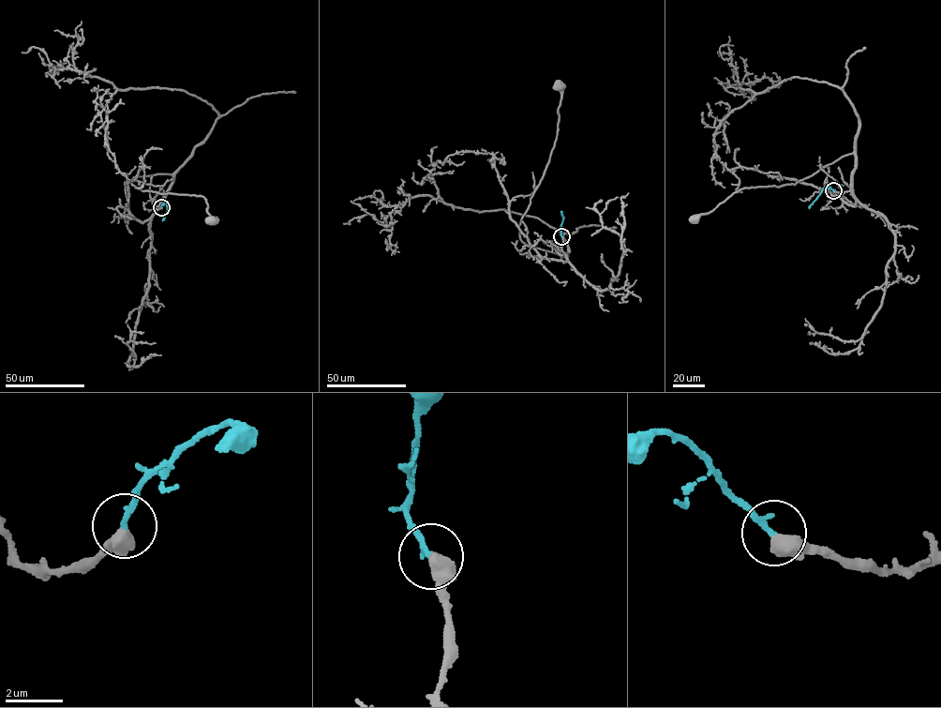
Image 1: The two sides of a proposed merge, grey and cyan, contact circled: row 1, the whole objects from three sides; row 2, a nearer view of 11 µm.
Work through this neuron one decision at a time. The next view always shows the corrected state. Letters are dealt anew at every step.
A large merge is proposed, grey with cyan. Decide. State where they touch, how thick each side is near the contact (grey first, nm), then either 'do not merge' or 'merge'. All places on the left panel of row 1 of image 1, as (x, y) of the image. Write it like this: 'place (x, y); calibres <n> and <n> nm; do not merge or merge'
place (161, 207); calibres 550 and 200 nm; merge

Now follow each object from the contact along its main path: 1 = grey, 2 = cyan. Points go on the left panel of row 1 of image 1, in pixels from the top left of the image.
1: (161, 207), (154, 209), (171, 174), (132, 178), (131, 184), (143, 190), (203, 196), (211, 220)
2: (161, 207), (168, 202), (167, 213), (162, 220)

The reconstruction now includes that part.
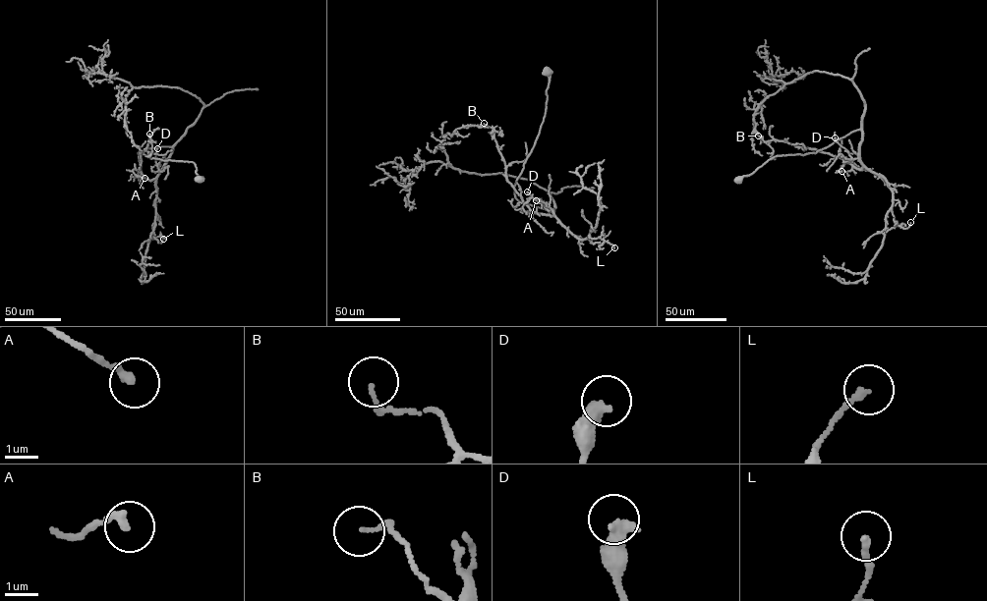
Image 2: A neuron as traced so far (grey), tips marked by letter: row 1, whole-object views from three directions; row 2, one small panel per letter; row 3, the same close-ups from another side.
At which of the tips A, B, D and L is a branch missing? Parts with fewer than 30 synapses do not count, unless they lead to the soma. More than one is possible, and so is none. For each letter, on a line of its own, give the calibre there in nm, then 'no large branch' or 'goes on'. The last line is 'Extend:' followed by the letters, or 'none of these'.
A: calibre 280 nm; no large branch
B: calibre 140 nm; no large branch
D: calibre 460 nm; no large branch
L: calibre 200 nm; no large branch
Extend: none of these

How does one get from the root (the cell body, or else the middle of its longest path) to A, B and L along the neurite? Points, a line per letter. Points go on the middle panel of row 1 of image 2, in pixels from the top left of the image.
A: (547, 71), (544, 121), (514, 187), (518, 200), (553, 209), (552, 215), (522, 209), (532, 197), (536, 200)
B: (547, 71), (544, 121), (514, 193), (520, 202), (553, 209), (552, 215), (524, 202), (484, 123)
L: (547, 71), (545, 115), (516, 181), (515, 197), (553, 209), (578, 238), (600, 238), (614, 247)

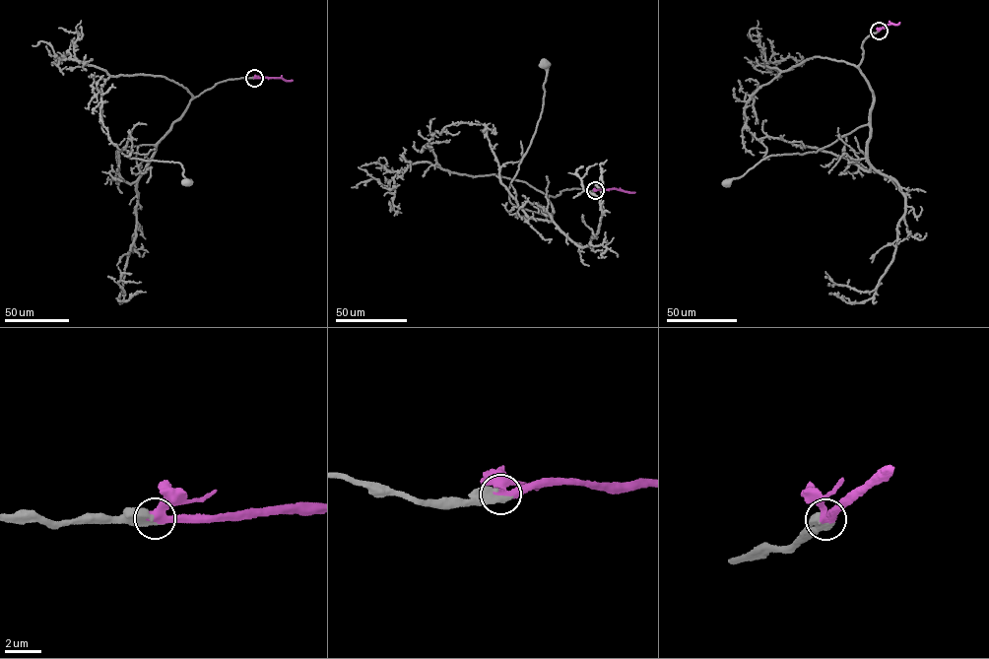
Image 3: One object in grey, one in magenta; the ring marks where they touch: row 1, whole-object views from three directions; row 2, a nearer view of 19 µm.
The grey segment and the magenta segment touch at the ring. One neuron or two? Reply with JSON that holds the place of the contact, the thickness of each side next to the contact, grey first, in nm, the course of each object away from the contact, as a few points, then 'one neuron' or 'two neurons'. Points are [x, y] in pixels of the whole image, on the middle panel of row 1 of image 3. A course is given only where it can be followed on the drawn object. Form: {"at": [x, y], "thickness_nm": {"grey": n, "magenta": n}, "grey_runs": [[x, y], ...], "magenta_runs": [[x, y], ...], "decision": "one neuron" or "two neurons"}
{"at": [595, 190], "thickness_nm": {"grey": 500, "magenta": 400}, "grey_runs": [[594, 190], [566, 189], [549, 195], [551, 216], [510, 202], [510, 182], [542, 112], [544, 63]], "magenta_runs": [[595, 190], [614, 188], [634, 193]], "decision": "one neuron"}

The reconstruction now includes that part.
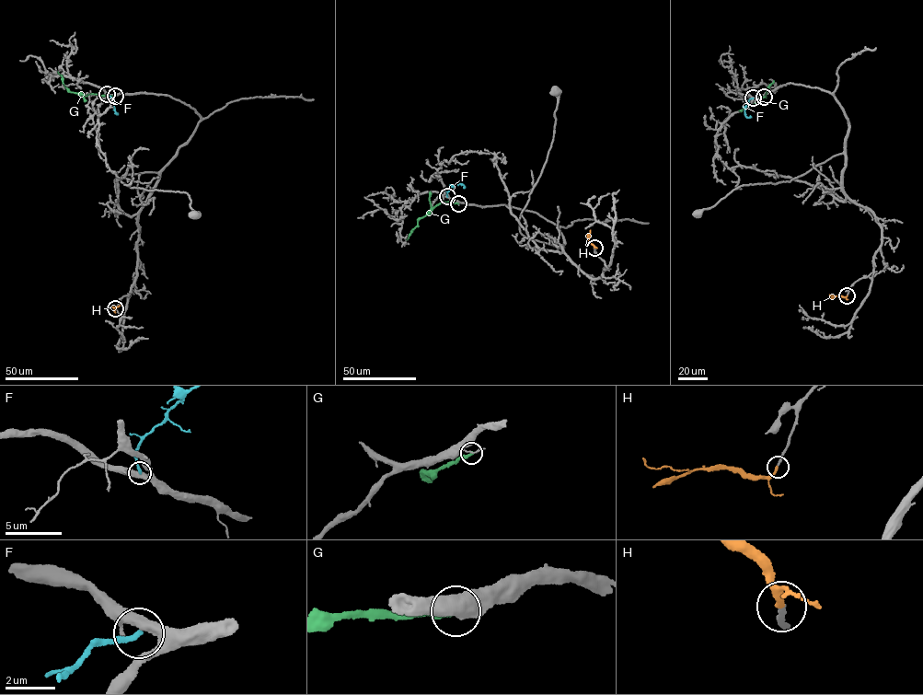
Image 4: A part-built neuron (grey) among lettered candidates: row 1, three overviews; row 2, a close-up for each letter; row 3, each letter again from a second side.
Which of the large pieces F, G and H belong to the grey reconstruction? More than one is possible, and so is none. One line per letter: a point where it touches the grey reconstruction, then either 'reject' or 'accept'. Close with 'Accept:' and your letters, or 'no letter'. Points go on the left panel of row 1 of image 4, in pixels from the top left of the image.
F: meets grey at (107, 94); reject
G: meets grey at (115, 96); reject
H: meets grey at (115, 308); accept
Accept: H

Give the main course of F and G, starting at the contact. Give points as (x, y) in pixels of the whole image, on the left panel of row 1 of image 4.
F: (107, 94), (111, 98), (116, 114)
G: (115, 95), (86, 96), (70, 92), (58, 72)

